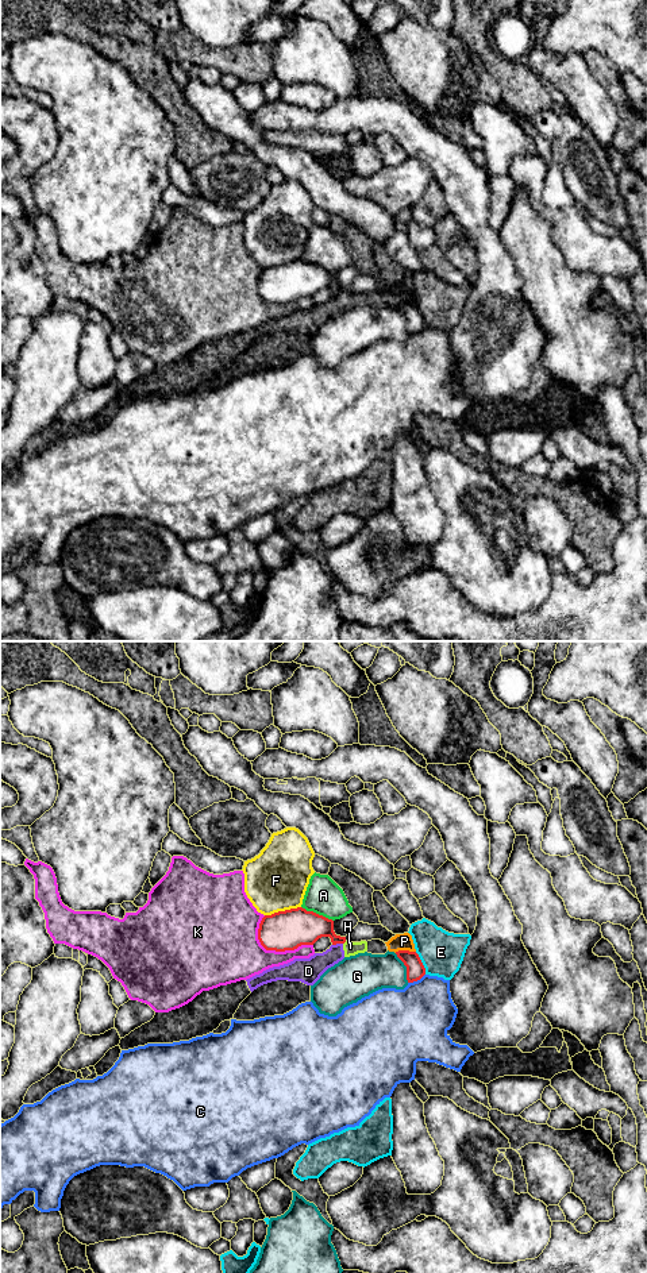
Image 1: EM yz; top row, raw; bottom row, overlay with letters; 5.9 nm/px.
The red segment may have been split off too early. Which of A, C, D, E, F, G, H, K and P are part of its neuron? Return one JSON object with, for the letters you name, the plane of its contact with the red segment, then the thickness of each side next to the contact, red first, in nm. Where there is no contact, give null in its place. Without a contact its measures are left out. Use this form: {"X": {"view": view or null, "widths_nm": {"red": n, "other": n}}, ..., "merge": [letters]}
{"merge": []}

